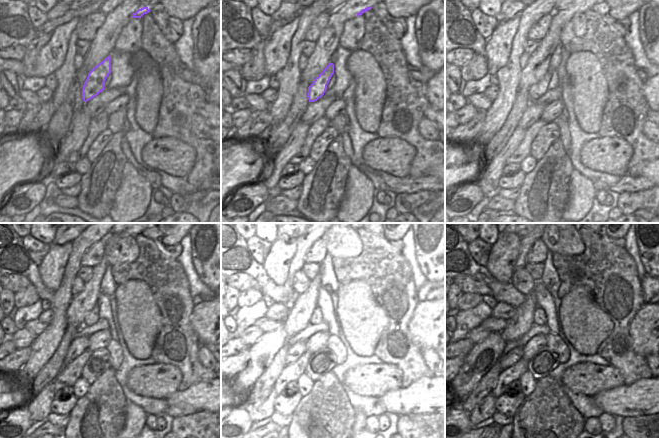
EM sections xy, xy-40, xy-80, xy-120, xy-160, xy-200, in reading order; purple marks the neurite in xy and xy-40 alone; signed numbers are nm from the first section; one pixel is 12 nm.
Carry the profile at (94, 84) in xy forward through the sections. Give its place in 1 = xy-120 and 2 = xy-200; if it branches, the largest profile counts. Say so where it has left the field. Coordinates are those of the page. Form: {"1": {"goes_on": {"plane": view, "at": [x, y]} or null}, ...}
{"1": {"goes_on": {"plane": "xy-120", "at": [92, 317]}}, "2": {"goes_on": {"plane": "xy-200", "at": [540, 318]}}}

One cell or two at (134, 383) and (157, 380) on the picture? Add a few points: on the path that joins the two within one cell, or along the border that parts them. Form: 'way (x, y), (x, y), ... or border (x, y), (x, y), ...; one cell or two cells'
way (140, 380), (151, 380); one cell

